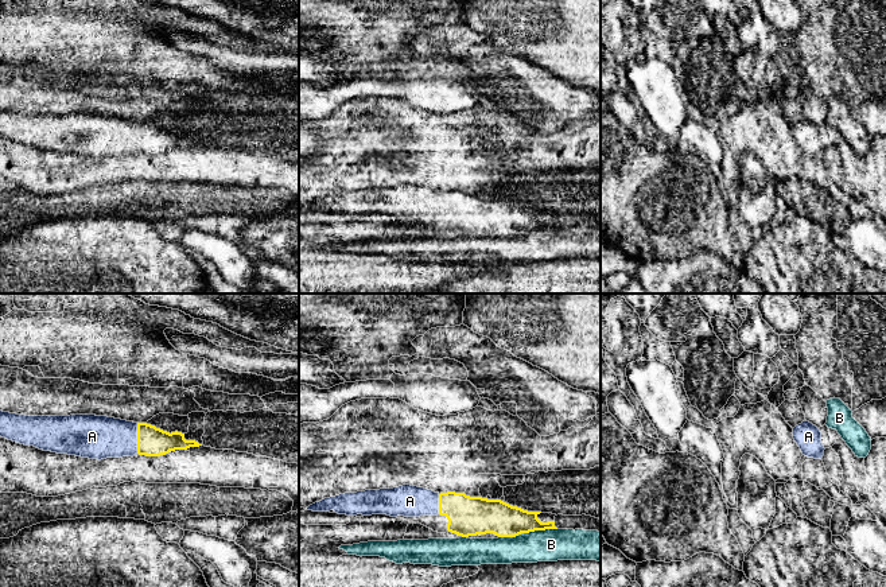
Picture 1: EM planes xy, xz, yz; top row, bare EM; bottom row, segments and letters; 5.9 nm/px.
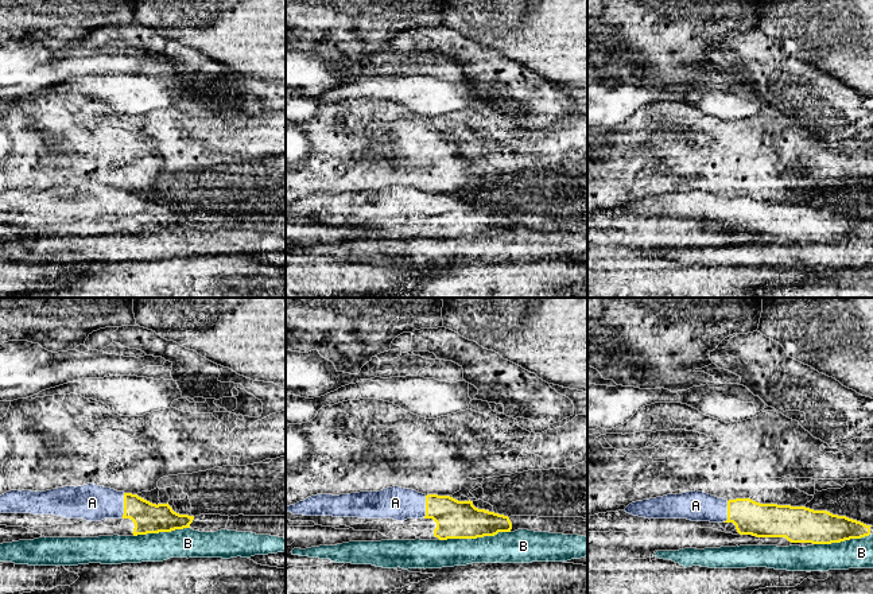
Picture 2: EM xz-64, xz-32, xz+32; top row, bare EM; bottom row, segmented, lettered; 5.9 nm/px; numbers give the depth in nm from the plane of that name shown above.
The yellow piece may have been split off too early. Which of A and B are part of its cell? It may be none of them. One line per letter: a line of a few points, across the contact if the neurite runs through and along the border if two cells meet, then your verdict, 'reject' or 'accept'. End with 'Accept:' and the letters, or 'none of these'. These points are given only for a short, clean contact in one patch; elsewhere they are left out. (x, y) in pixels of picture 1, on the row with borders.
A: accept
B: reject
Accept: A

